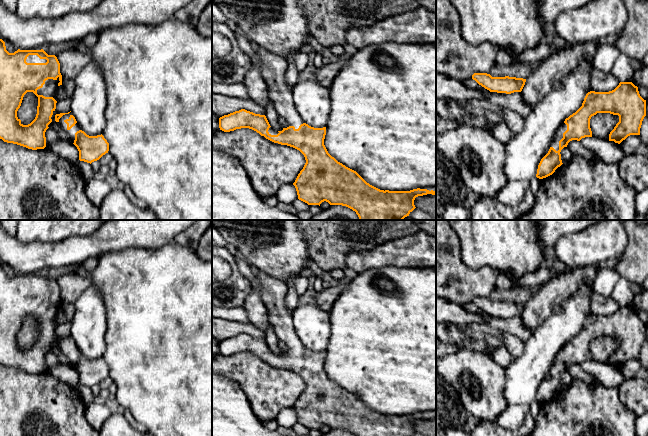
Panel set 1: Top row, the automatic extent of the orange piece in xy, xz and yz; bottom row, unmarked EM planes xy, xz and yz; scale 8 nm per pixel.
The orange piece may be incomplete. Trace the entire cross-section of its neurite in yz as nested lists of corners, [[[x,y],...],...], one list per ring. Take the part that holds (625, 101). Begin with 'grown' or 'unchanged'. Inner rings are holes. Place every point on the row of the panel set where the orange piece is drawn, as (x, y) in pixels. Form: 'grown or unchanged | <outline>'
grown | [[[620,82],[609,92],[588,92],[582,106],[566,118],[556,131],[548,153],[538,165],[537,178],[552,175],[563,164],[560,152],[570,141],[592,137],[590,119],[597,113],[619,116],[619,122],[609,134],[609,141],[620,144],[630,135],[640,135],[642,121],[646,116],[646,100],[632,82]]]

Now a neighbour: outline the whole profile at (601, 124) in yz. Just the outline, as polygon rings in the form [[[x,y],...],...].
[[[597,113],[590,119],[592,137],[609,141],[609,134],[618,122],[618,115],[610,113]]]

